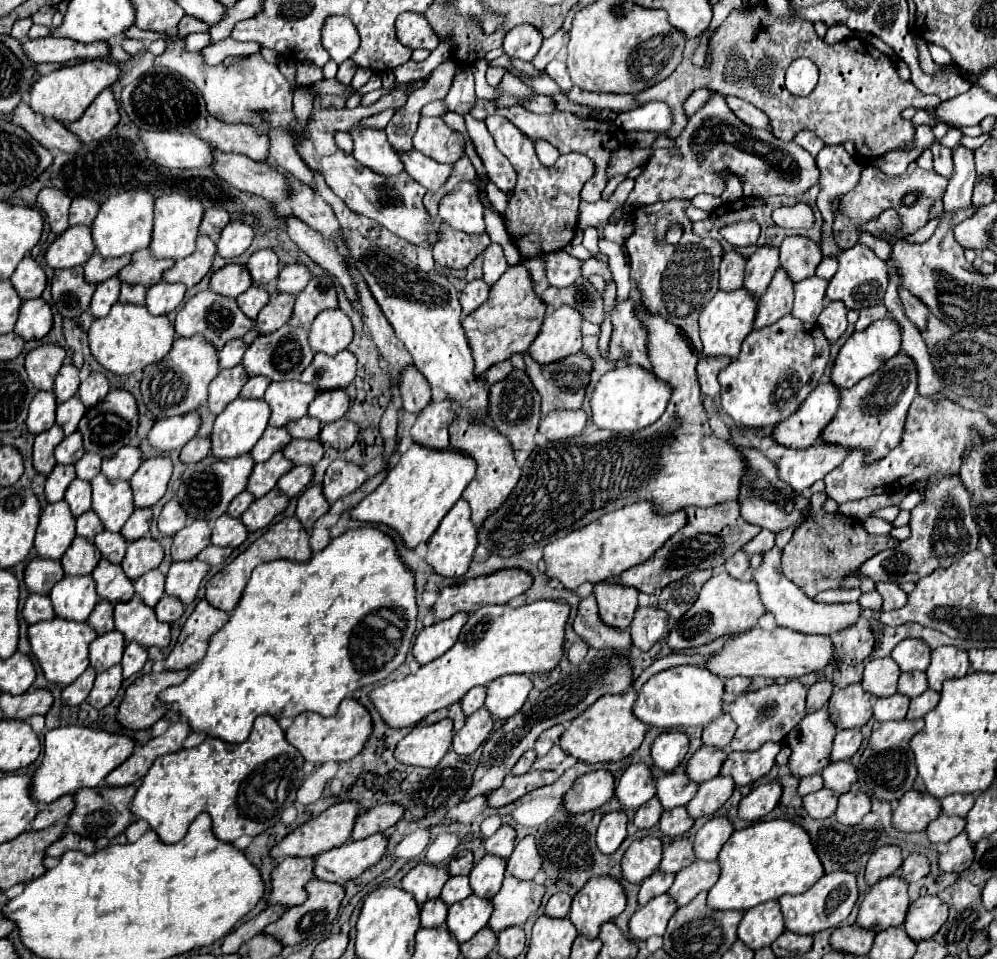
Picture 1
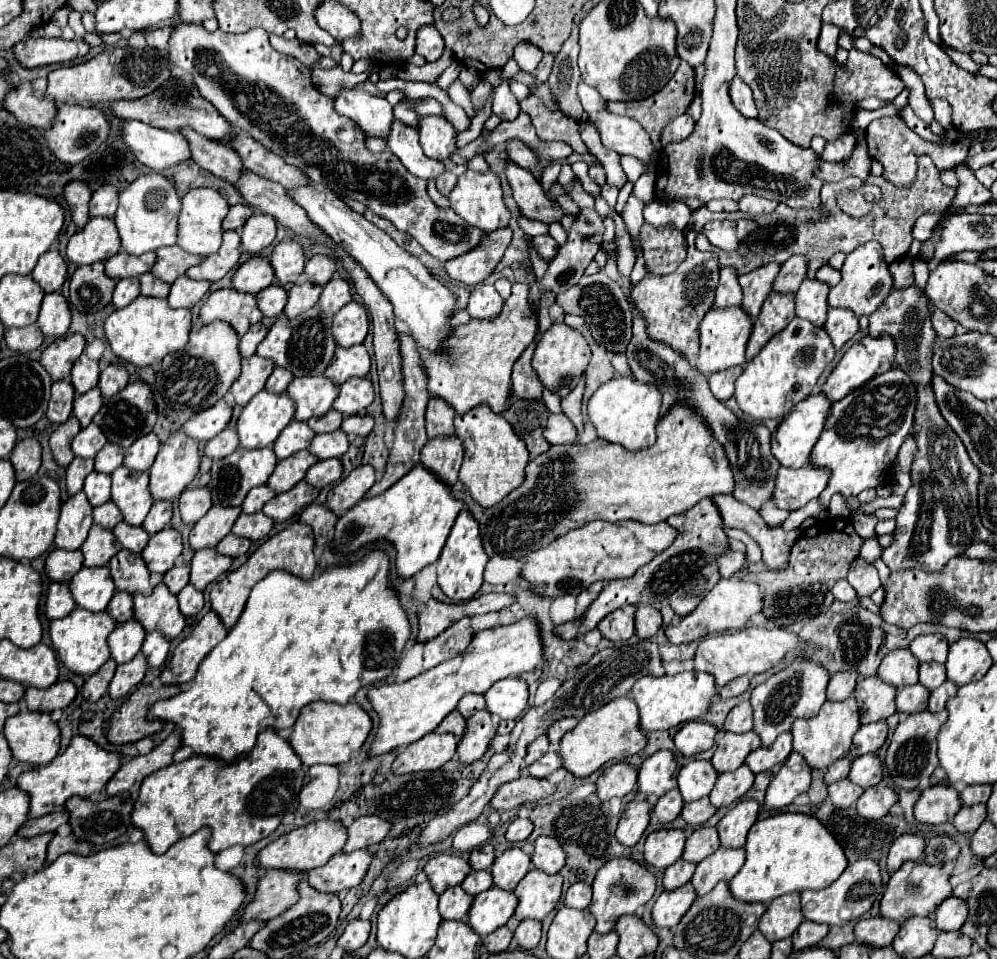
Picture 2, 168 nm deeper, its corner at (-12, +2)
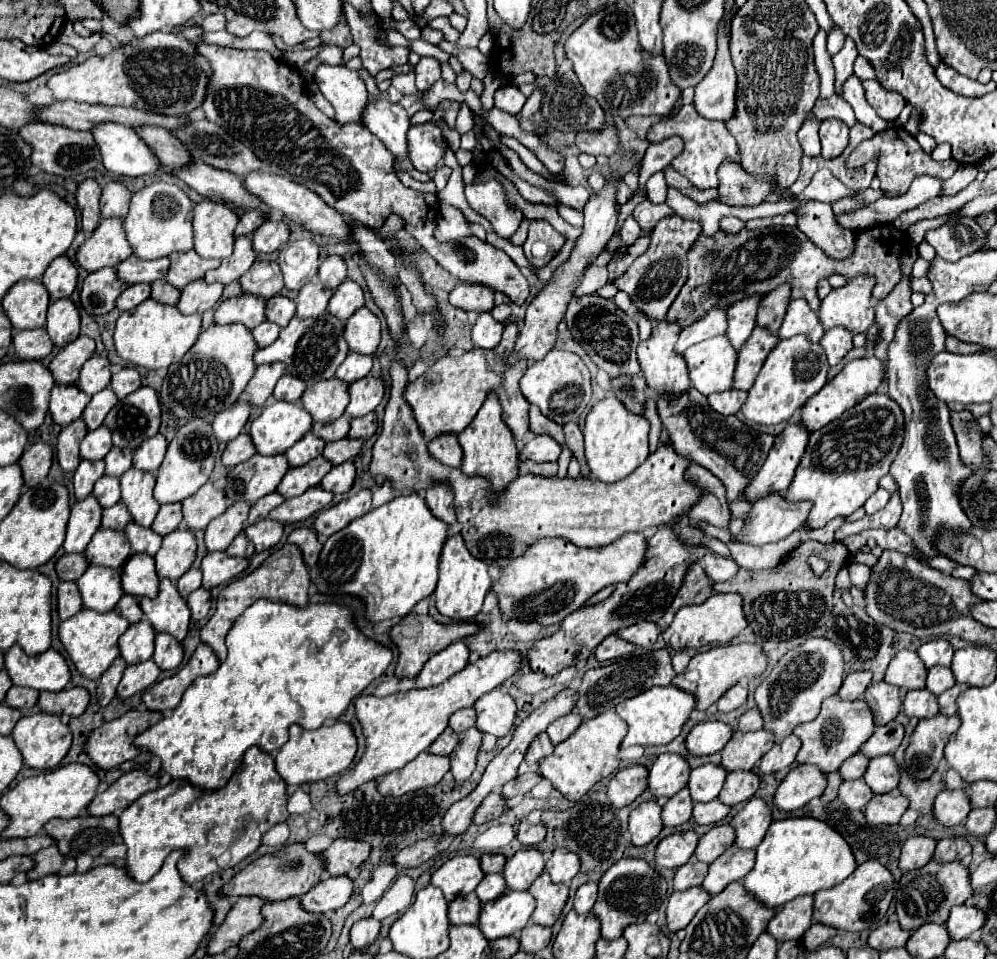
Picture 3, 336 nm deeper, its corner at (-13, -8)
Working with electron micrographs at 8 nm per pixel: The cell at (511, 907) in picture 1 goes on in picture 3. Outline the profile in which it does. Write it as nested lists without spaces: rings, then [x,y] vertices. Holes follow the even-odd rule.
[[[543,872],[531,884],[529,892],[537,900],[537,908],[535,908],[533,916],[531,916],[531,920],[535,924],[541,924],[541,926],[553,926],[557,922],[563,906],[567,904],[569,886],[567,884],[555,884],[555,882],[551,882],[549,874]]]

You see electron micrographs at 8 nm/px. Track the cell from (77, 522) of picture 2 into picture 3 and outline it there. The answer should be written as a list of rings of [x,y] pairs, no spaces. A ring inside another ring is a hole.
[[[93,494],[73,504],[67,526],[67,538],[63,544],[65,552],[83,552],[87,548],[91,536],[101,526],[101,514],[103,508]]]

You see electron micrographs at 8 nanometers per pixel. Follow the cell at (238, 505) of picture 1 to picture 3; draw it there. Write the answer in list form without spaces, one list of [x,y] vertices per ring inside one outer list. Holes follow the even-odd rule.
[[[271,492],[271,494],[263,496],[261,500],[257,500],[257,502],[251,506],[251,512],[249,512],[247,524],[255,524],[255,522],[259,522],[259,520],[267,518],[267,514],[269,514],[275,506],[283,504],[283,500],[285,500],[285,498],[281,498],[281,494],[279,494],[279,492]]]

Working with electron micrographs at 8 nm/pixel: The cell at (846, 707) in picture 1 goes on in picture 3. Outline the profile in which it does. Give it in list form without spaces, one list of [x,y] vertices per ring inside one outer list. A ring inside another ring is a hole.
[[[877,682],[871,684],[865,690],[865,700],[869,702],[873,716],[875,716],[875,724],[883,726],[891,720],[895,720],[895,716],[901,710],[901,690],[897,686],[891,686],[887,682]]]

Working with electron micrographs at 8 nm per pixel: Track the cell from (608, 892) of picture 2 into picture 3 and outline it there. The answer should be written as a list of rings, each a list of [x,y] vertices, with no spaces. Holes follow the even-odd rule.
[[[621,858],[621,862],[615,862],[599,880],[599,898],[595,902],[593,914],[601,922],[601,936],[605,940],[615,940],[623,936],[623,930],[629,924],[645,922],[647,914],[659,908],[665,894],[667,882],[655,868],[641,858]]]

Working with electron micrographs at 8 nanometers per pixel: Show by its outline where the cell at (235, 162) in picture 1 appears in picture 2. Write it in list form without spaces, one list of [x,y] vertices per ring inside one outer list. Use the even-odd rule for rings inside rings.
[[[190,128],[180,130],[180,134],[184,134],[186,140],[190,142],[192,158],[200,168],[204,168],[228,182],[236,180],[236,176],[240,176],[240,172],[246,172],[246,168],[240,160],[240,154],[230,144],[208,140],[208,138],[192,132]]]

